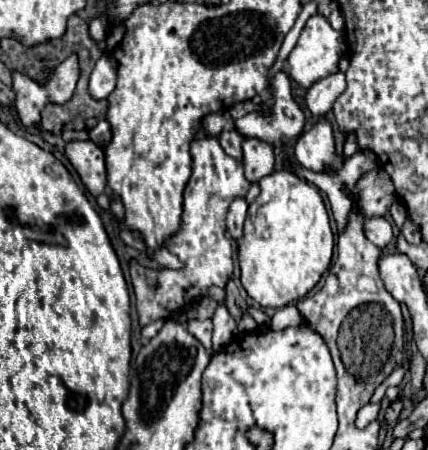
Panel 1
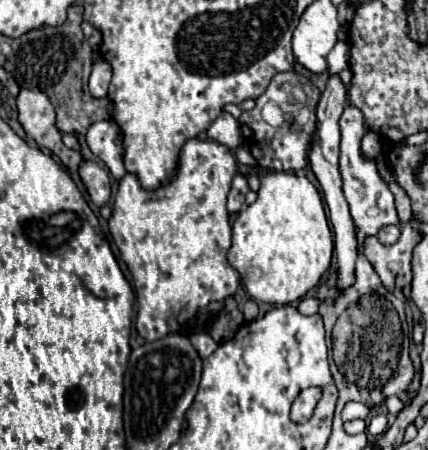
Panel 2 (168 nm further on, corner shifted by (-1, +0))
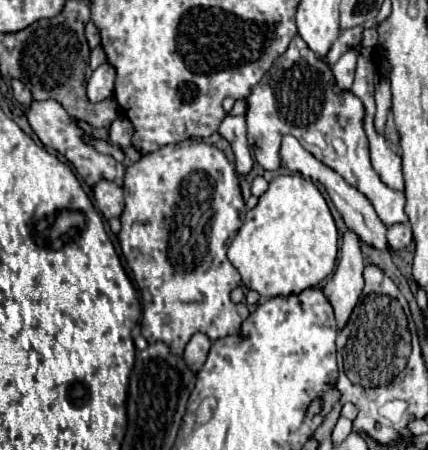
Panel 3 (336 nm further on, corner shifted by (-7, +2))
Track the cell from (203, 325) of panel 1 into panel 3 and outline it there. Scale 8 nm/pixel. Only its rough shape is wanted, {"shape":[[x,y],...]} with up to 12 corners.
{"shape":[[194,334],[184,358],[192,370],[200,370],[212,348],[206,334]]}

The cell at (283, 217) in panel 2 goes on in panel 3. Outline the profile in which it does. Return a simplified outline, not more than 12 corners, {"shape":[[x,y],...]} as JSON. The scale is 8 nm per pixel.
{"shape":[[300,174],[270,182],[228,260],[274,298],[318,286],[334,218]]}

